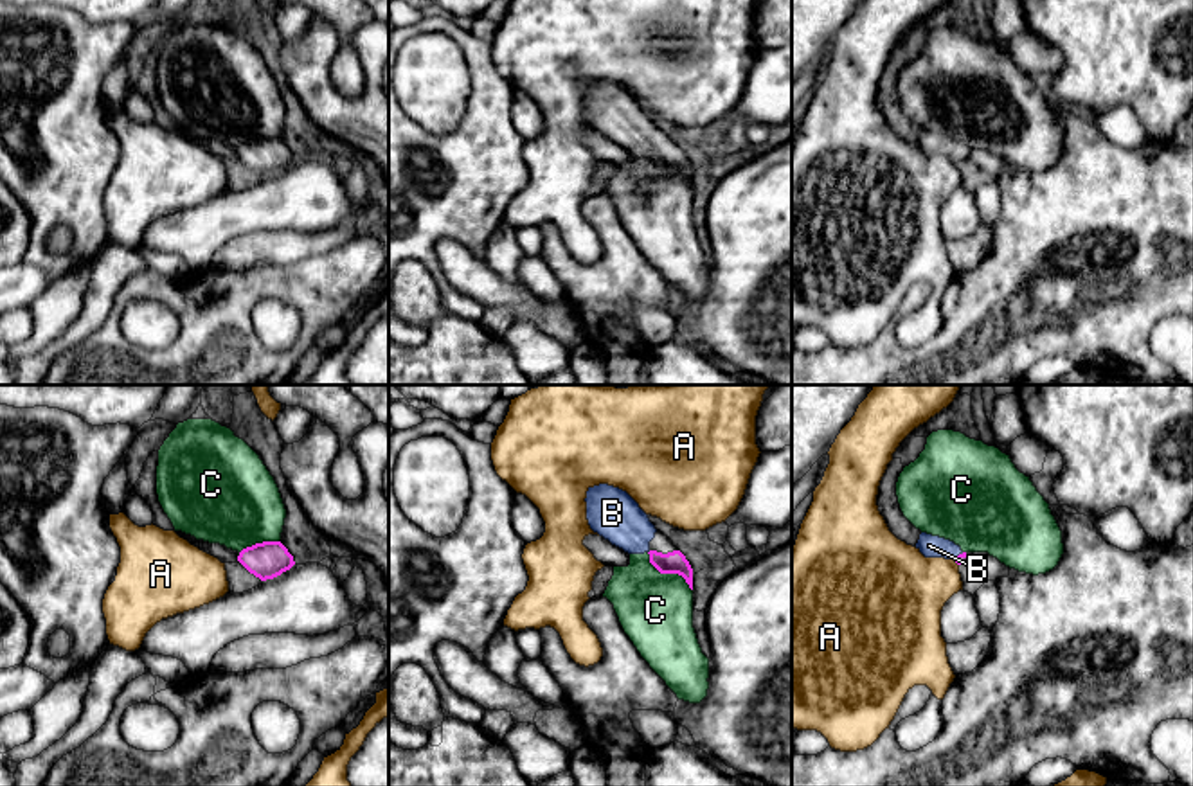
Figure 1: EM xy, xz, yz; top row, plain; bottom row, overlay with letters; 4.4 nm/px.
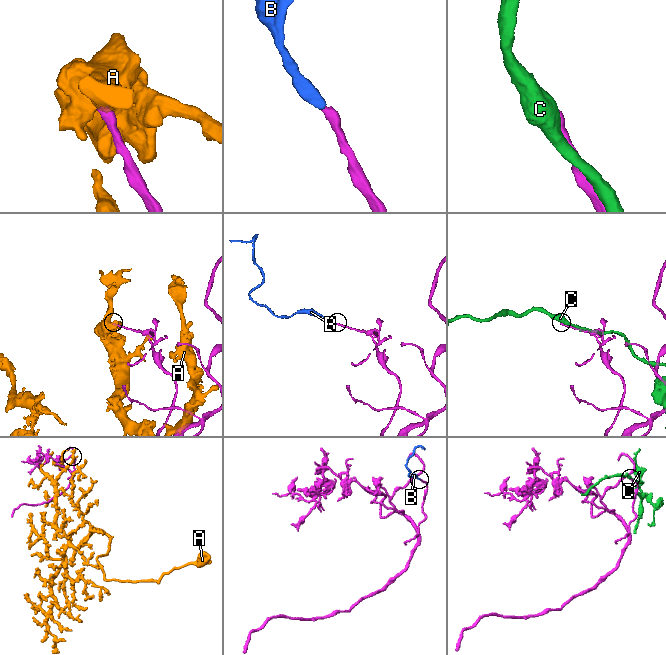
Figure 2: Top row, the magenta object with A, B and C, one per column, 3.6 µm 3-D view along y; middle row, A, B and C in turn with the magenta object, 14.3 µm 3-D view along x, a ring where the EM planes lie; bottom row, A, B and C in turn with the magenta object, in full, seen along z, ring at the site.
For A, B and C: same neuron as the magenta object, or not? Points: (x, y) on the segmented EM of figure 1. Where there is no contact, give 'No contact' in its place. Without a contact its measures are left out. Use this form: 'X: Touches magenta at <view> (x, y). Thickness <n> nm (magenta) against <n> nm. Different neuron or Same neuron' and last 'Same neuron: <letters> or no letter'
A: Touches magenta at yz (956, 562). Thickness 50 nm (magenta) against 340 nm. Different neuron
B: Touches magenta at yz (958, 556). Thickness 50 nm (magenta) against 100 nm. Same neuron
C: Touches magenta at xz (668, 572). Thickness 100 nm (magenta) against 340 nm. Different neuron
Same neuron: B

